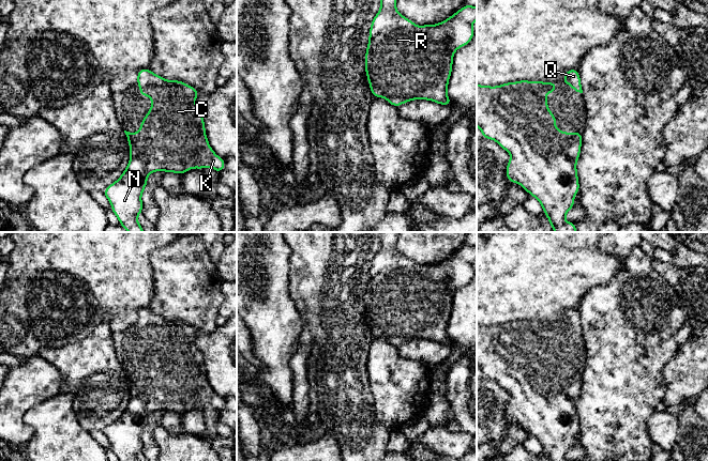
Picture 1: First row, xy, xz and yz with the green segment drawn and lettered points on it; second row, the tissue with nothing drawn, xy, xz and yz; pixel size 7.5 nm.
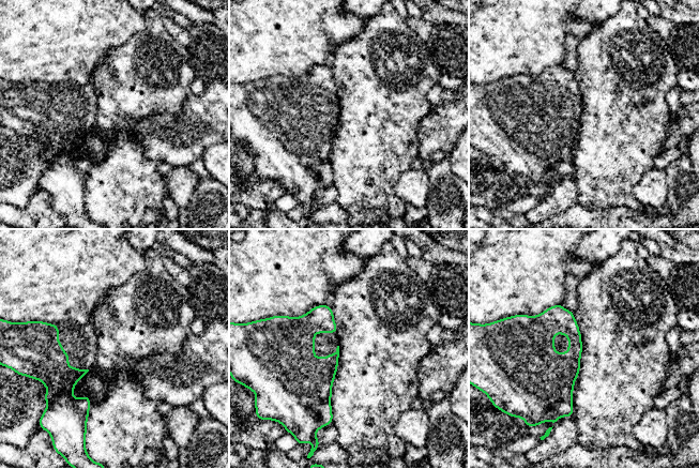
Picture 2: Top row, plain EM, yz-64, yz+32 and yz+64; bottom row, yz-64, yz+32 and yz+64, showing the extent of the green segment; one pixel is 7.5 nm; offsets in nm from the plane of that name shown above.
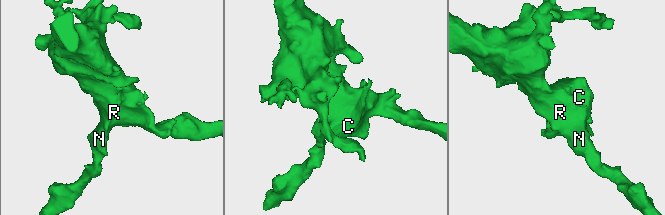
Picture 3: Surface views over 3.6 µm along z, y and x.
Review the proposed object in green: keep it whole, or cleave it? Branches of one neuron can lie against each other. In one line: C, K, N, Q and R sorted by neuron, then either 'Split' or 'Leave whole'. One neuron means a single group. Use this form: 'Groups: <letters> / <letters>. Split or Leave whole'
Groups: C K N Q R. Leave whole

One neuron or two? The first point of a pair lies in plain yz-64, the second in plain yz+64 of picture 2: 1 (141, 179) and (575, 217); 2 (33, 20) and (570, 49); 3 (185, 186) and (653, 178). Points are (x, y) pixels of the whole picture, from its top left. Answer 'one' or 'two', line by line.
1: two
2: two
3: one

